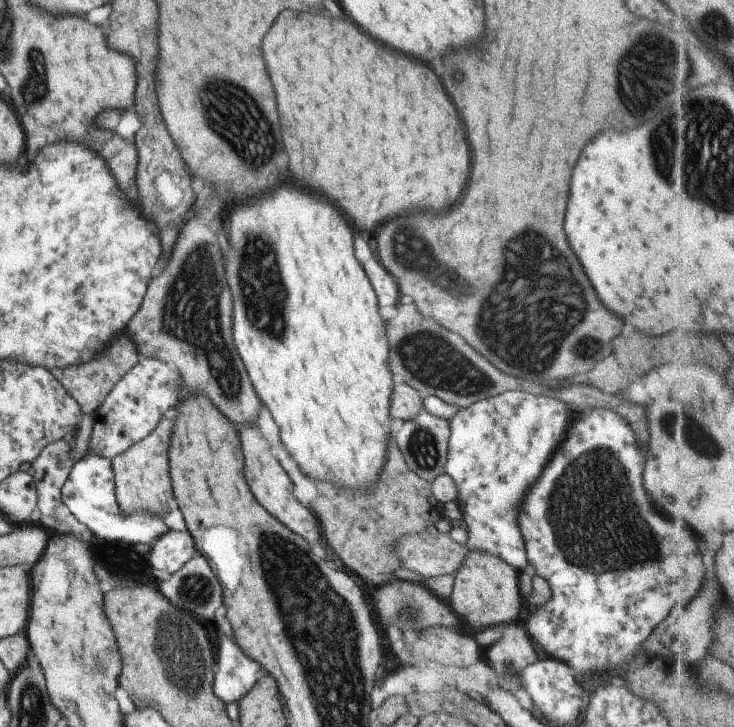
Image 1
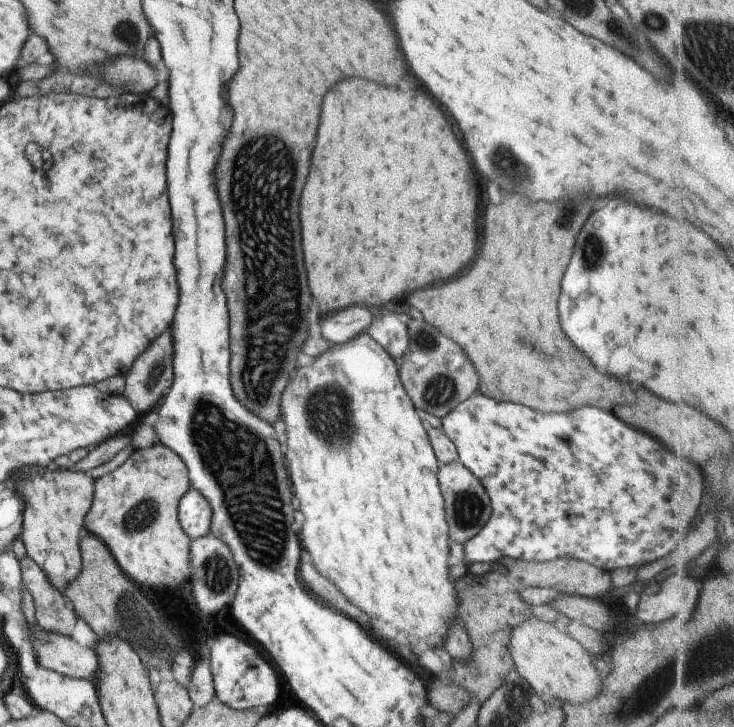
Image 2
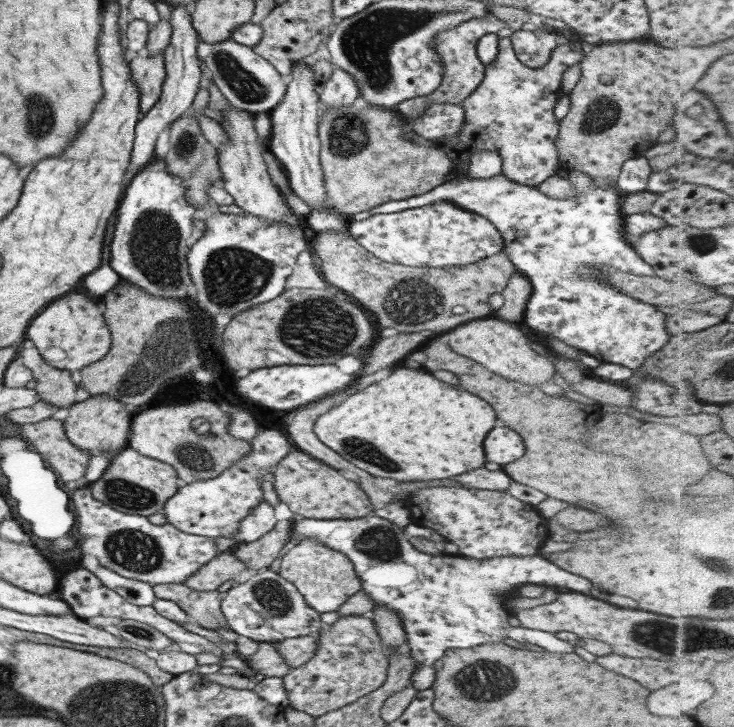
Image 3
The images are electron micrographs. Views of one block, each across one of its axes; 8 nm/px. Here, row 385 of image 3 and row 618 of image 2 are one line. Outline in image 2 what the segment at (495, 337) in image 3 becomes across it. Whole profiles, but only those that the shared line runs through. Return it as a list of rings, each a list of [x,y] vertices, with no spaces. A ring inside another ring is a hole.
[[[529,618],[517,623],[509,632],[509,652],[513,658],[514,670],[545,702],[585,705],[597,698],[601,690],[601,674],[593,665],[594,656],[589,654],[576,640],[544,621],[543,618]]]

